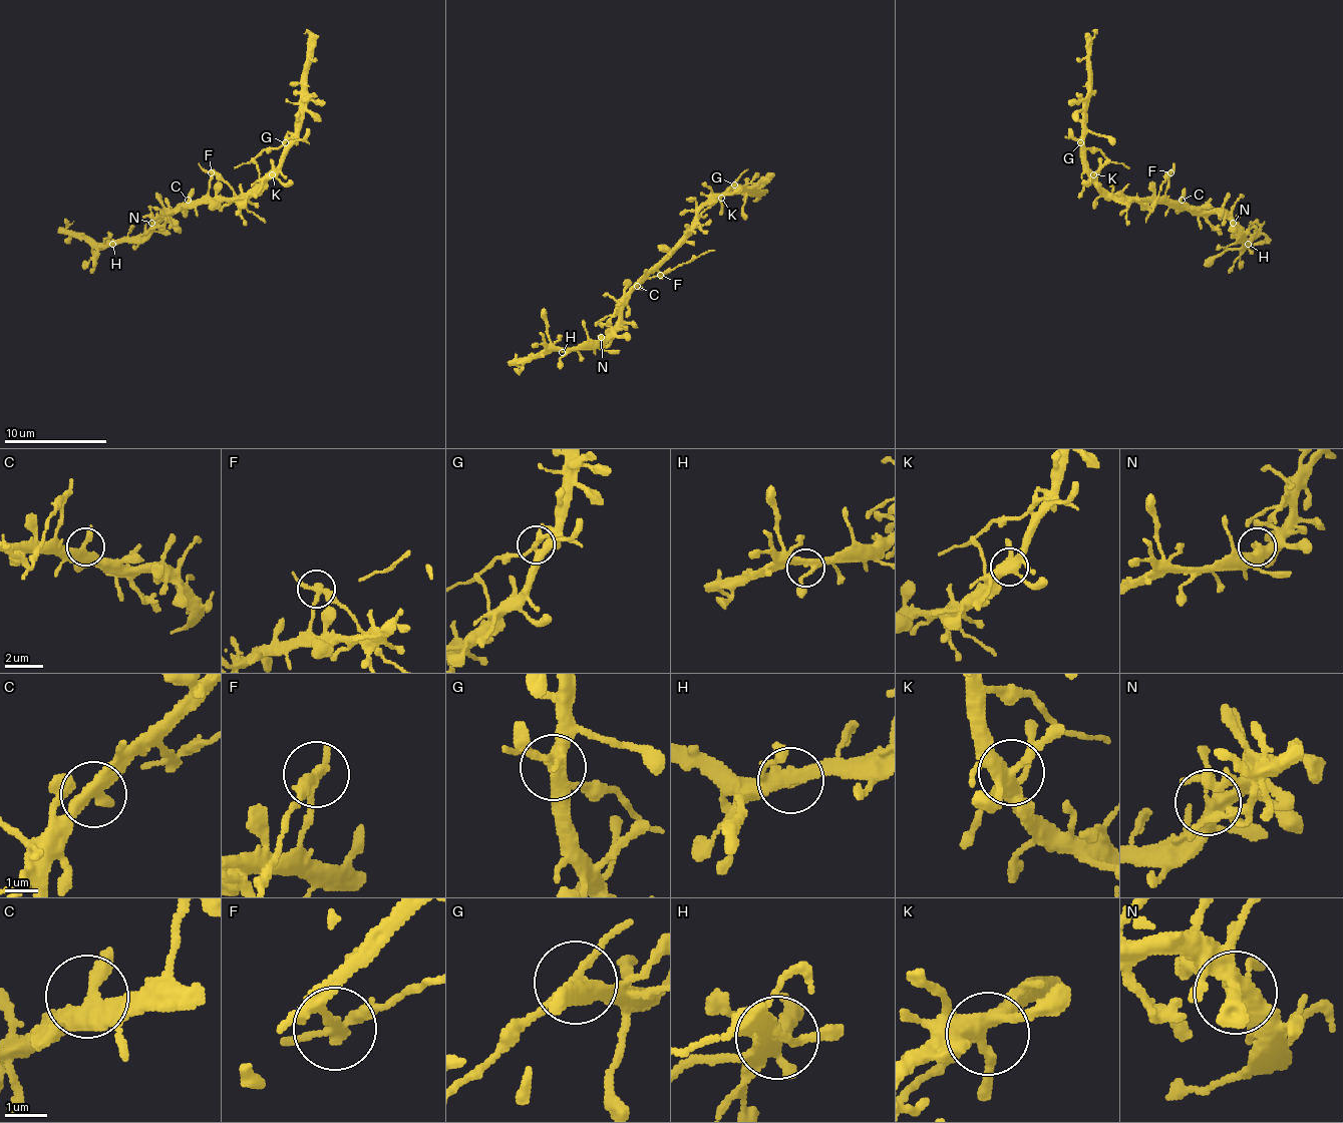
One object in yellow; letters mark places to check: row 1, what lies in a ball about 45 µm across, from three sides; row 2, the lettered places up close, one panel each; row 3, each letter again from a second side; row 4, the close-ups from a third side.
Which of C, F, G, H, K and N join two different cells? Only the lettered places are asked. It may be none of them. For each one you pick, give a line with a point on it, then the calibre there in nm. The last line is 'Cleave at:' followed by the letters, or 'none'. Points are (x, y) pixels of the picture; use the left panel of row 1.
F: place (211, 172); calibre 240 nm
G: place (285, 142); calibre 360 nm
Cleave at: F, G

